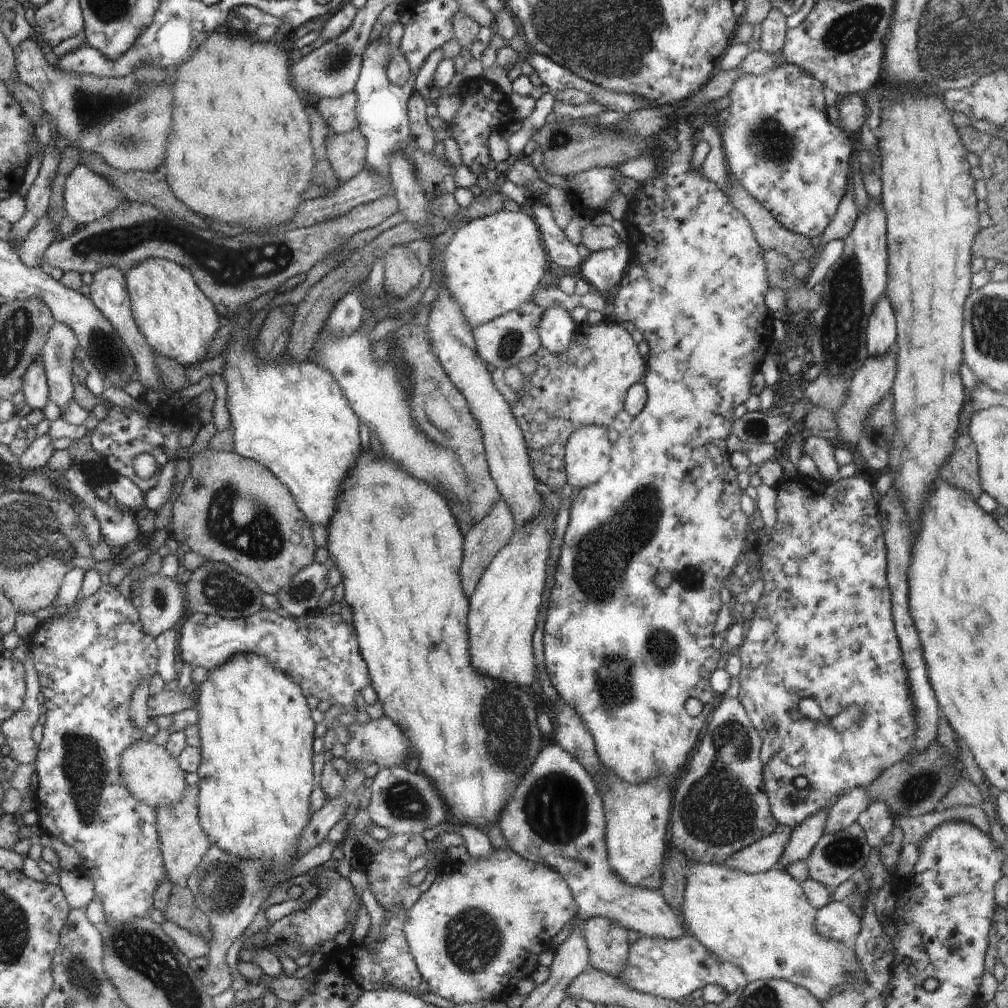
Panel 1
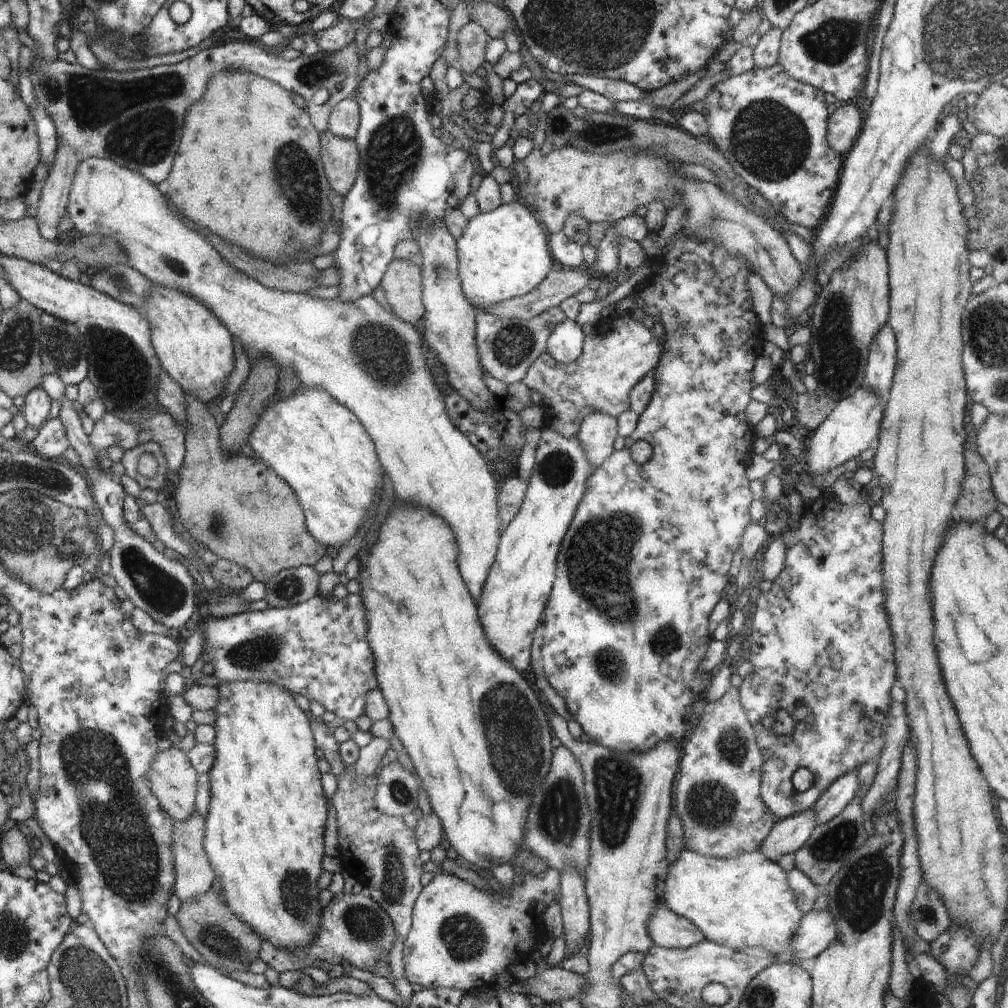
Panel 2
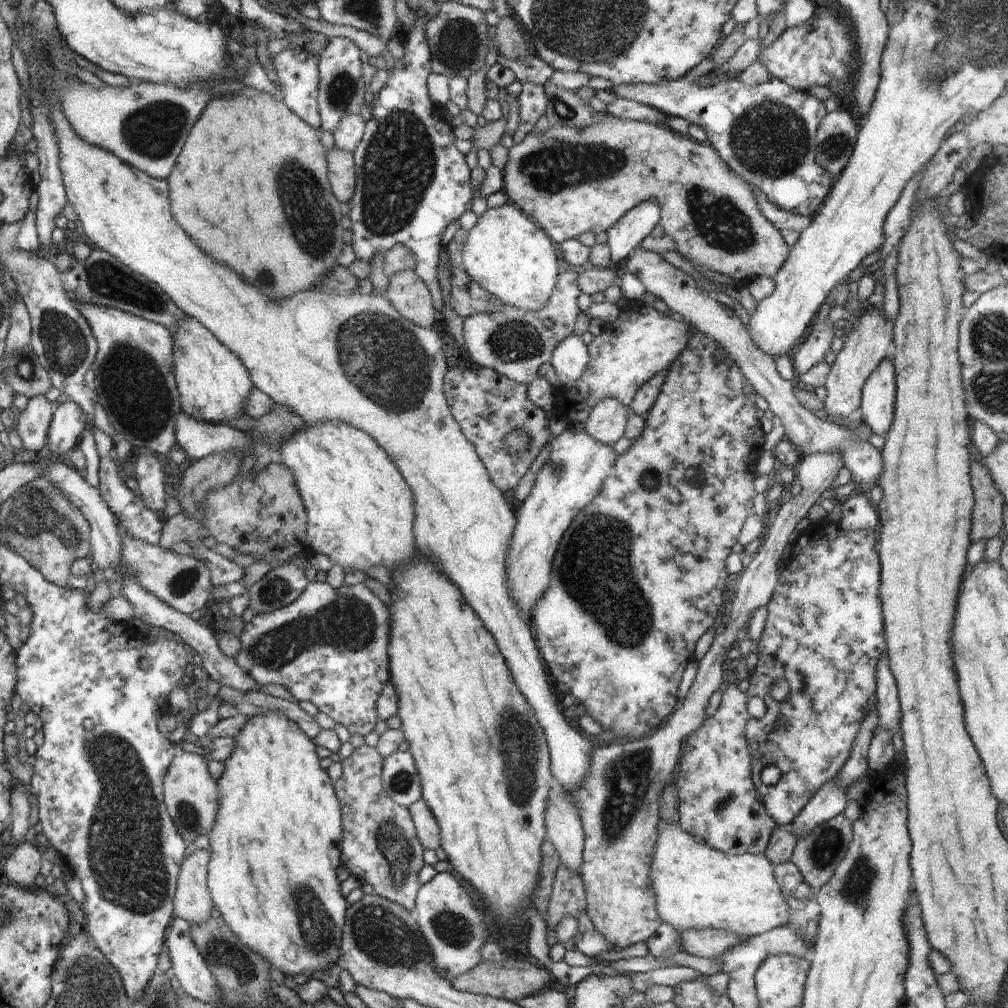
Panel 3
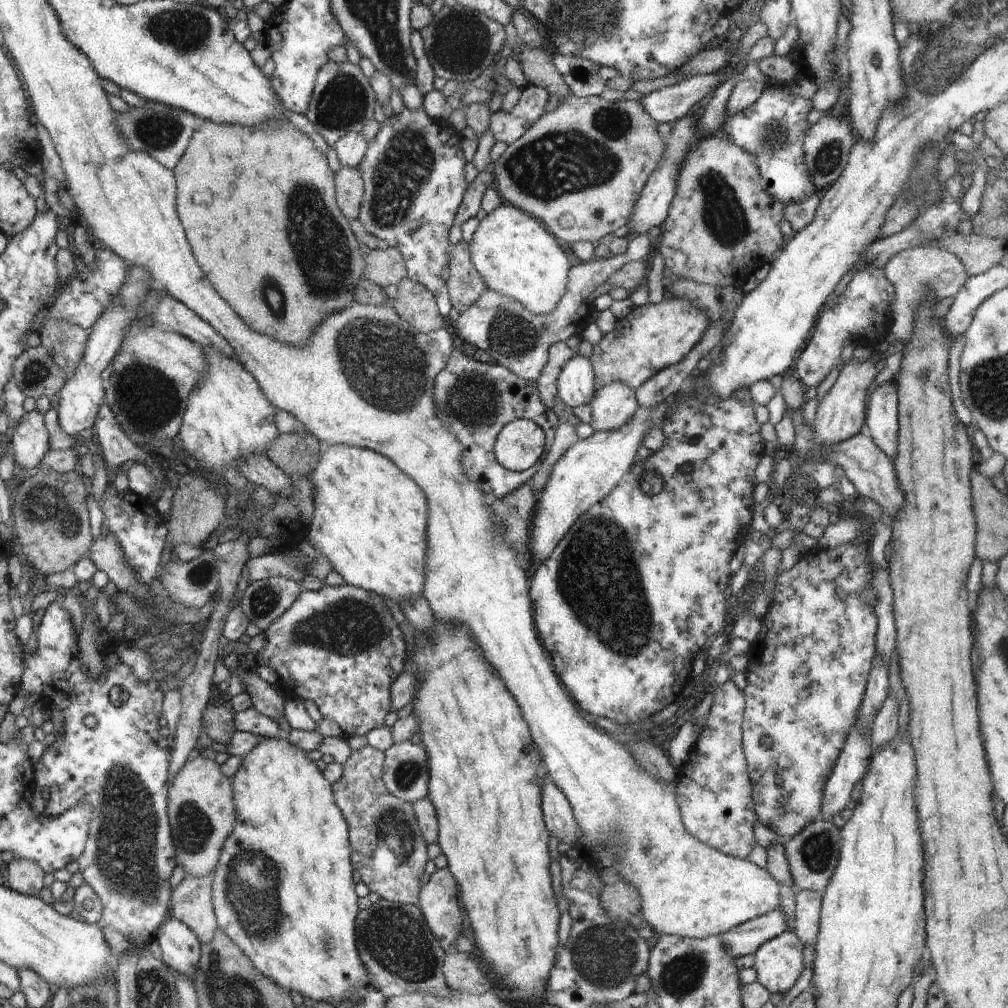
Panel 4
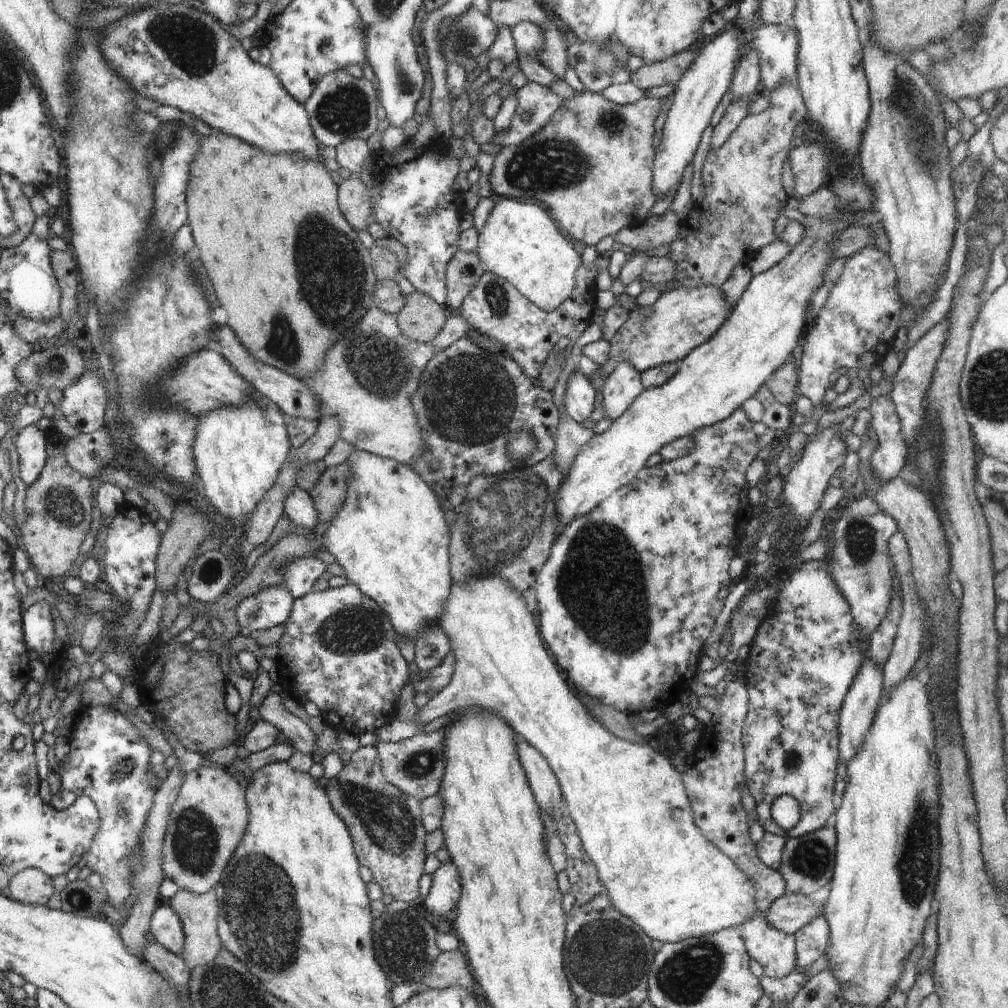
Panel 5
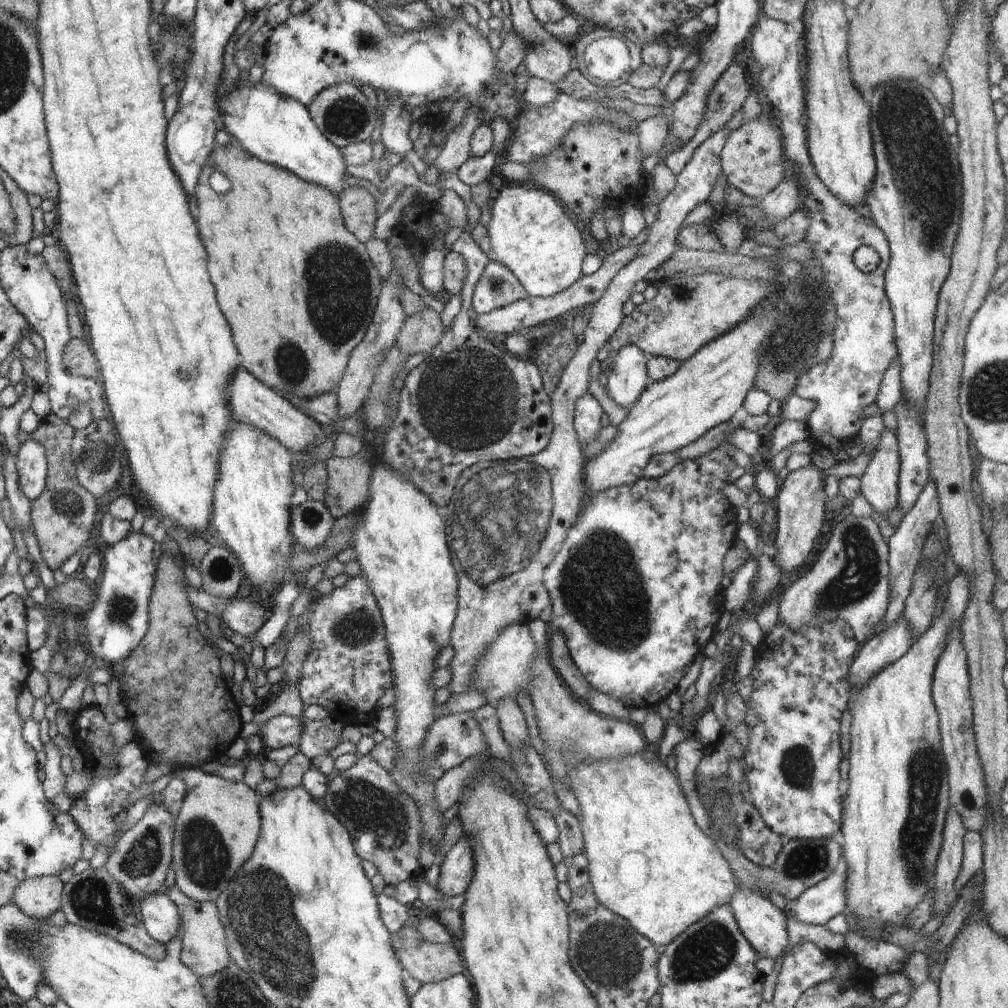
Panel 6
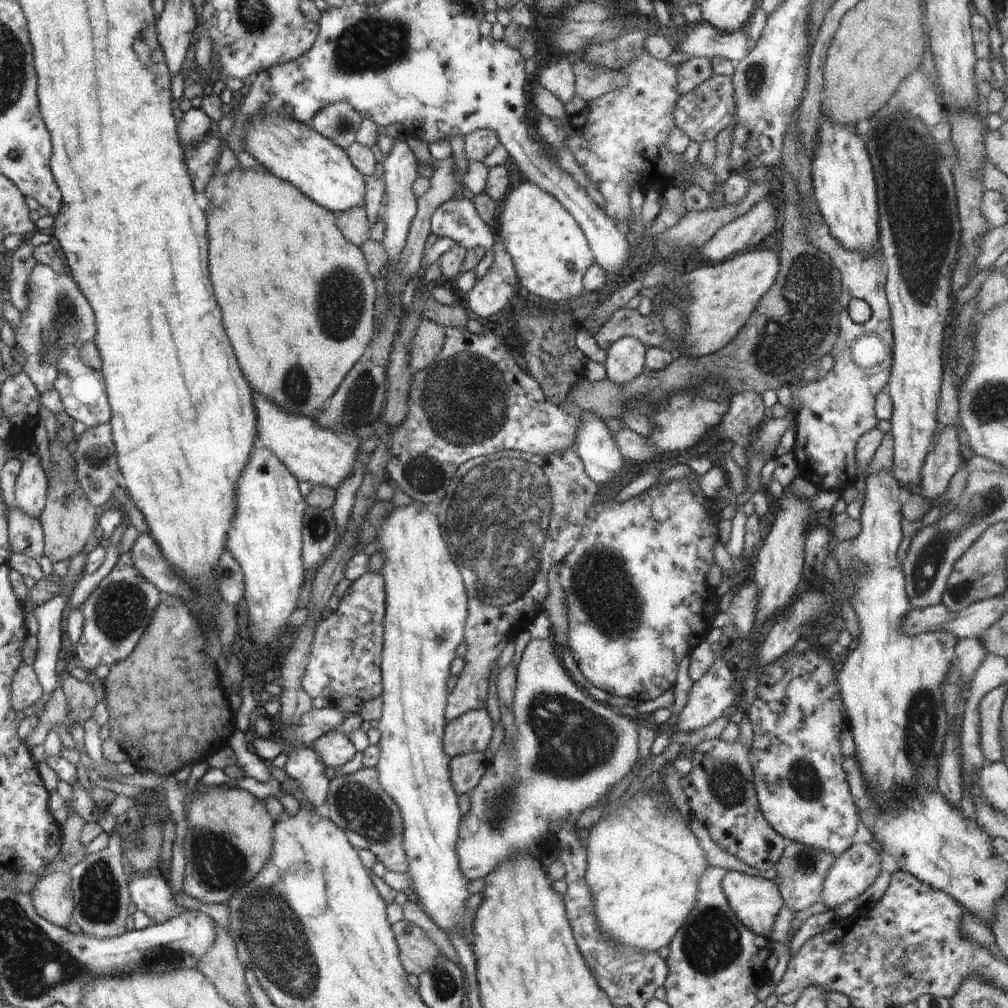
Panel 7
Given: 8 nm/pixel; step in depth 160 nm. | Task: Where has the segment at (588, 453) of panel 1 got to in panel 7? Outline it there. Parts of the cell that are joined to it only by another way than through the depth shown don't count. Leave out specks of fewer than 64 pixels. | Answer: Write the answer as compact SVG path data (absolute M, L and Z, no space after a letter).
M622 337L613 342L607 350L604 366L607 378L614 384L625 385L632 382L645 368L646 347L634 337Z

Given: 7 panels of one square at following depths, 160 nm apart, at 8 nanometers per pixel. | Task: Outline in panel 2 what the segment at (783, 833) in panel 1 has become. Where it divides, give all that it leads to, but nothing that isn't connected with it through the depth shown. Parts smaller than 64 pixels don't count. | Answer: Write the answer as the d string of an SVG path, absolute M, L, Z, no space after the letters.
M808 810L800 815L779 819L759 846L761 854L773 863L784 855L794 854L810 838L816 822L815 812Z

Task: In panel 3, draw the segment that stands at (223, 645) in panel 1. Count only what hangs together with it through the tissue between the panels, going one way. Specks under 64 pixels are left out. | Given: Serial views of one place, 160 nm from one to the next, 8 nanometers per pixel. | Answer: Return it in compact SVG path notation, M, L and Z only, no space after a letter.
M311 582L300 597L270 614L258 614L246 623L240 634L240 652L234 660L262 686L283 686L296 700L308 701L320 713L332 718L343 735L366 737L378 722L376 700L390 680L388 672L388 610L364 584L332 588L327 582Z

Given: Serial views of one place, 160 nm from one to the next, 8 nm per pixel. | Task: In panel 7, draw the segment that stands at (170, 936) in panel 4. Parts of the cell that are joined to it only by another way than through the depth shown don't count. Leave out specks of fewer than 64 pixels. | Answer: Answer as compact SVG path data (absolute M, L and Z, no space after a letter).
M130 874L128 890L138 910L159 925L172 920L177 914L177 904L167 878Z

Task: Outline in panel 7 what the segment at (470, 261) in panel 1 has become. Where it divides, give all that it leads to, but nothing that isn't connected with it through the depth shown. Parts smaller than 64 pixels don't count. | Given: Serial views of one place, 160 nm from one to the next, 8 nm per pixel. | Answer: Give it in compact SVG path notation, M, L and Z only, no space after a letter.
M530 181L522 182L516 188L510 187L502 204L504 208L497 220L499 223L498 240L502 242L505 251L511 256L521 291L539 300L548 298L554 302L578 298L585 289L584 273L595 262L595 256L577 220L564 208L563 204L560 204L559 200Z

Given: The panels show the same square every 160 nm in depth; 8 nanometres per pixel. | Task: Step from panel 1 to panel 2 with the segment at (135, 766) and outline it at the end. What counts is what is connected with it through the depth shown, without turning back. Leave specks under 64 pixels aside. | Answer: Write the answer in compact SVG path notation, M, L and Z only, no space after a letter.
M171 746L169 749L158 751L155 760L151 762L149 772L149 787L152 794L160 801L162 808L173 818L174 821L186 820L196 812L196 788L198 788L199 774L191 765L187 753Z

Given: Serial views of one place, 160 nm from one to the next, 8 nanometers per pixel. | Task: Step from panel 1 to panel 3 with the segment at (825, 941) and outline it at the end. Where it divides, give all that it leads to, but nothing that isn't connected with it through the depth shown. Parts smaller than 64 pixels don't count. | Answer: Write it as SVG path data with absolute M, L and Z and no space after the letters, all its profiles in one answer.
M660 820L650 864L656 914L677 932L720 929L742 939L789 925L791 909L776 883L774 865L763 855L728 855L693 840L676 822Z

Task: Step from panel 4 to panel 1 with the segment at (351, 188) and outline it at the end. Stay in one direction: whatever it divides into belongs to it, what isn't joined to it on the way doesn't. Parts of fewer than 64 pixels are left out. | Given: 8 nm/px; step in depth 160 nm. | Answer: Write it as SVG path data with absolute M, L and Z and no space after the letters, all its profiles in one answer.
M358 128L331 135L326 148L331 169L340 182L350 180L366 167L367 140Z

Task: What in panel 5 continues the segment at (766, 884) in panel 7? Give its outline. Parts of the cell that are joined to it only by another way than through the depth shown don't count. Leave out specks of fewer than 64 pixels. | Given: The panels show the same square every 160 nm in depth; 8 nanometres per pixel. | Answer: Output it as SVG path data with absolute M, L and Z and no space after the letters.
M757 912L756 915L749 917L741 924L738 931L744 939L746 952L751 959L754 958L762 966L764 976L780 979L788 976L794 970L797 961L794 935L772 928L767 923L767 919L763 917L762 912Z

